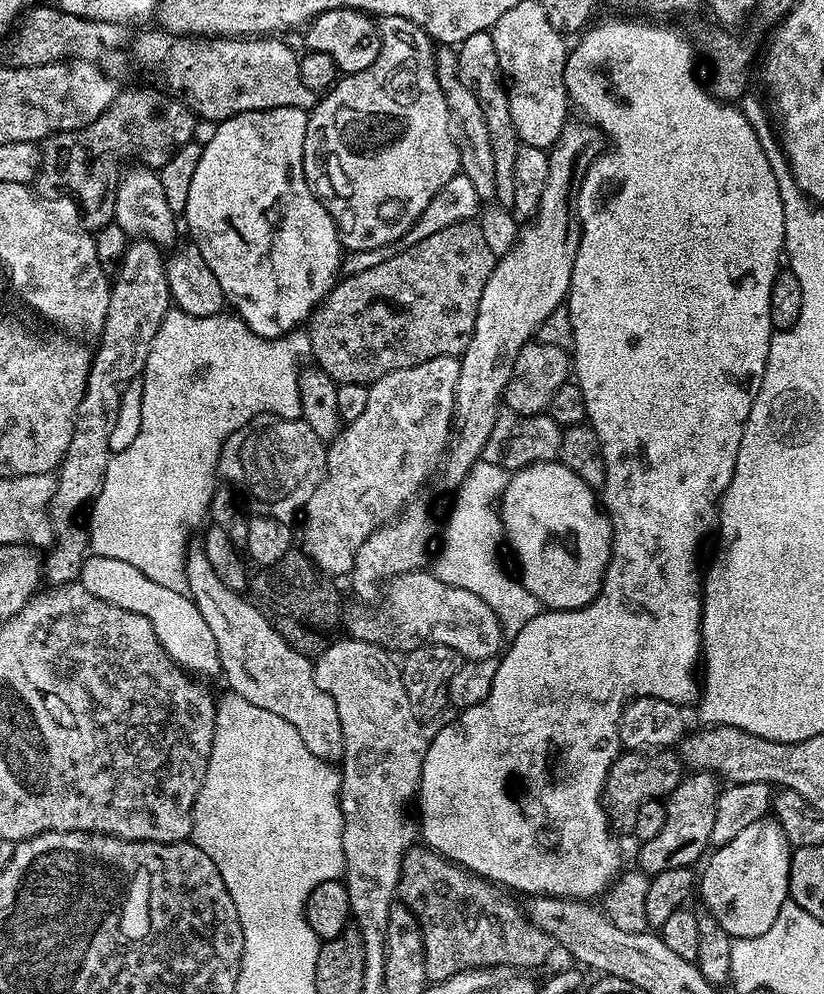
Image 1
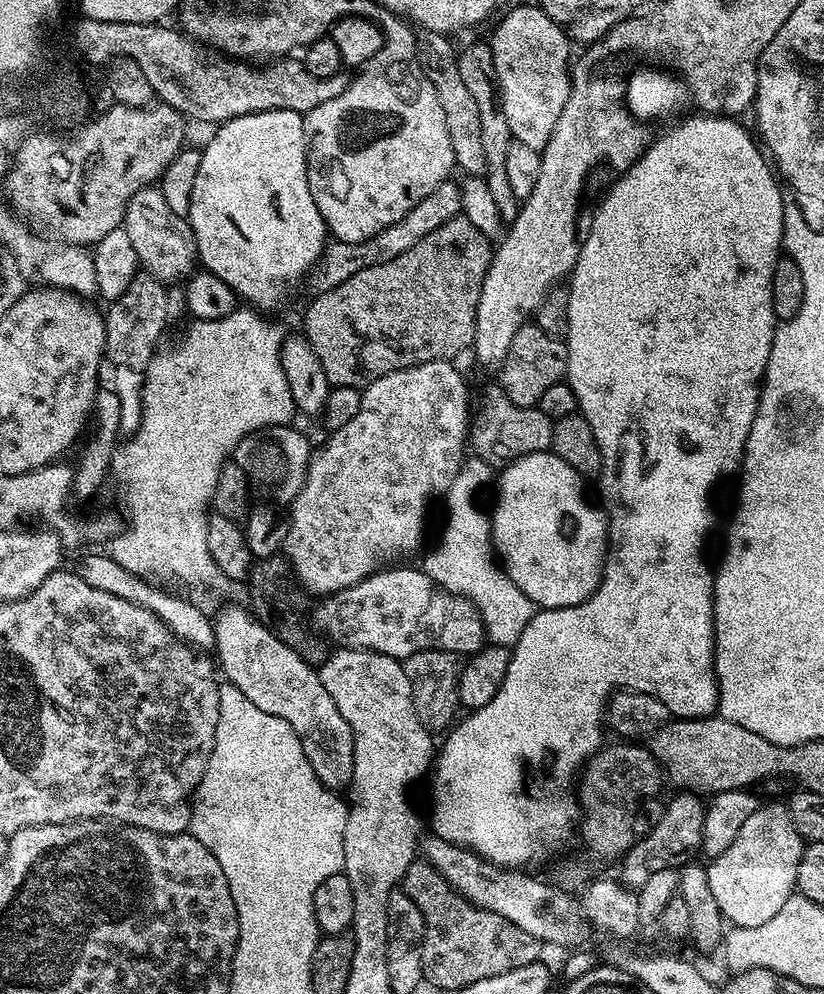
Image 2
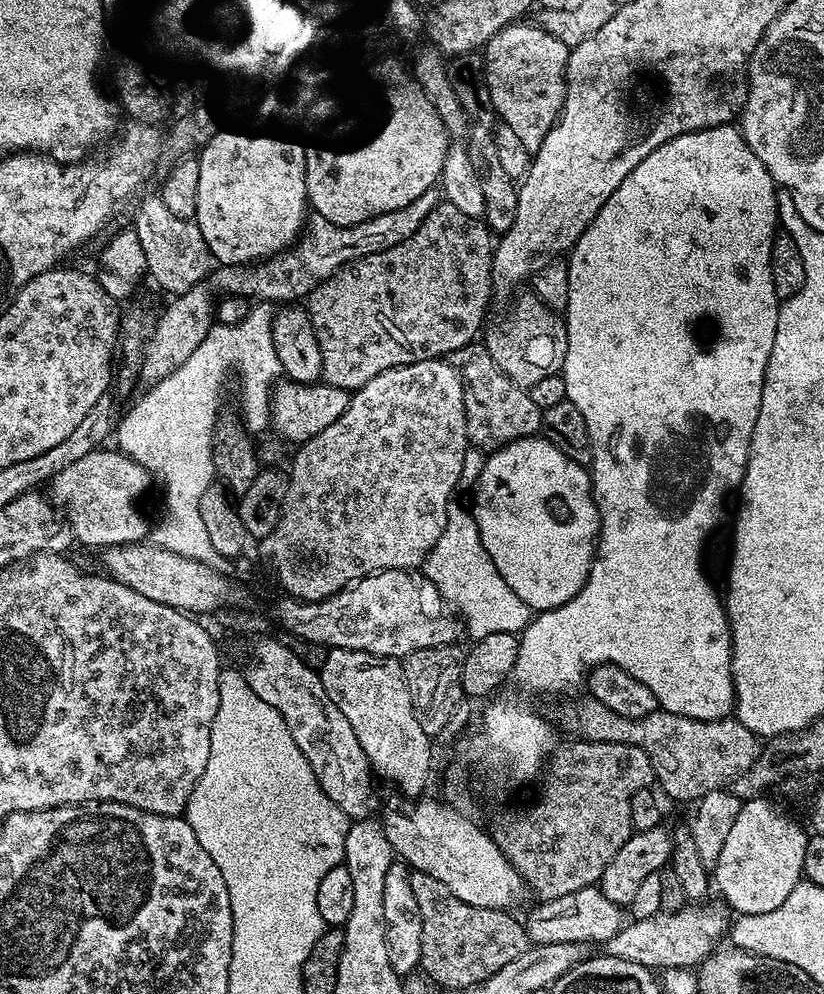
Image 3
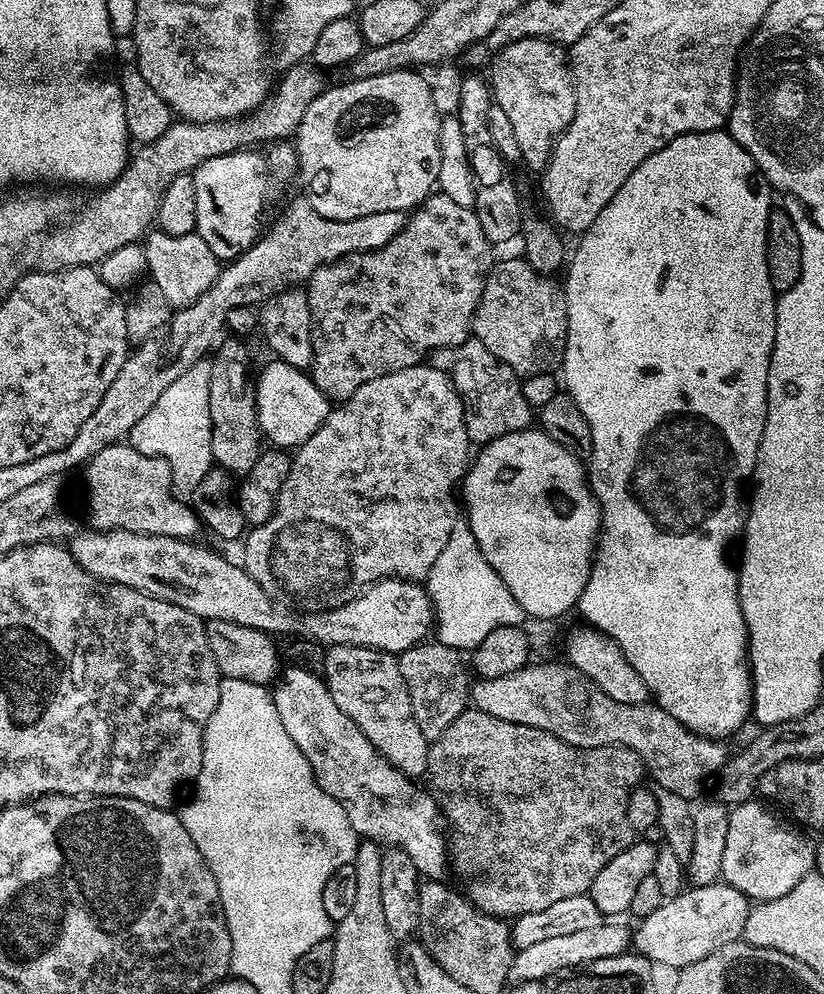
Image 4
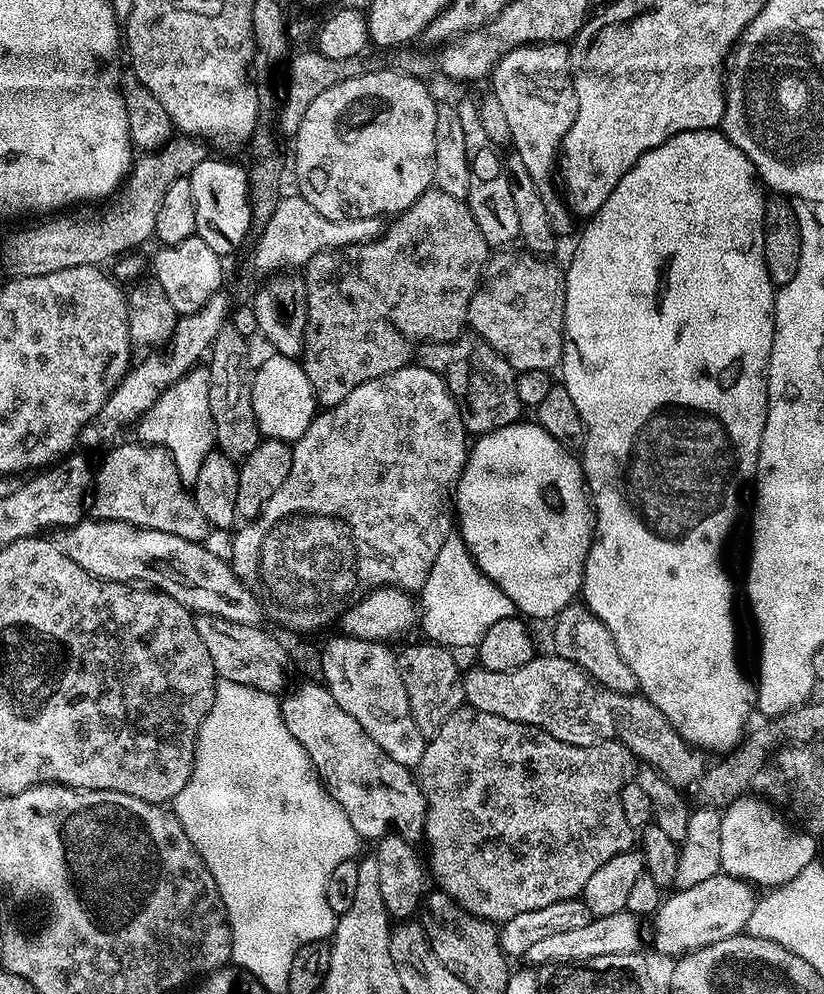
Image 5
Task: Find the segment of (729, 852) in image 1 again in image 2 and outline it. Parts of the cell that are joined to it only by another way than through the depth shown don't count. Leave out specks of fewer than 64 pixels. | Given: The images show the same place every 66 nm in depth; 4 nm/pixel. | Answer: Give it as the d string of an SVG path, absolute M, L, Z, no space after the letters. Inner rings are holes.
M780 801L780 803L757 807L754 814L746 818L729 849L713 857L707 865L710 890L713 891L714 898L717 899L719 909L722 910L725 919L735 927L749 928L750 926L762 926L770 918L774 918L774 915L782 910L786 899L794 894L798 862L801 861L801 854L804 850L804 841L798 834L785 803Z

